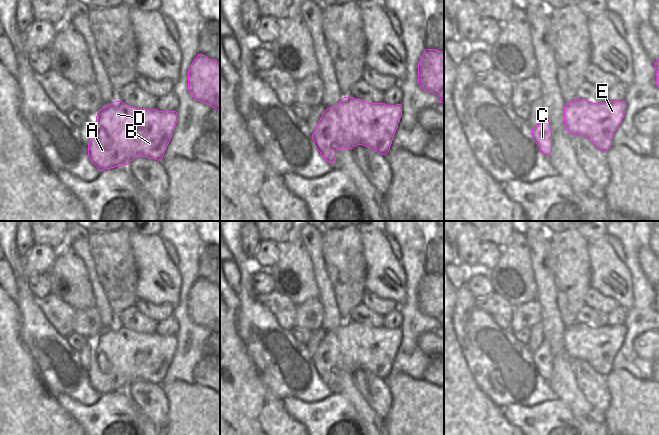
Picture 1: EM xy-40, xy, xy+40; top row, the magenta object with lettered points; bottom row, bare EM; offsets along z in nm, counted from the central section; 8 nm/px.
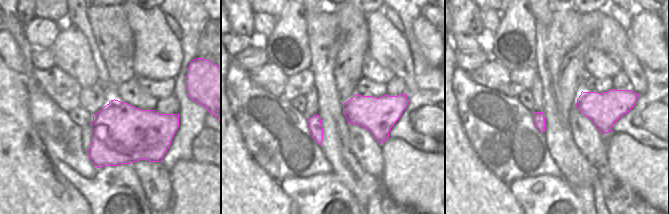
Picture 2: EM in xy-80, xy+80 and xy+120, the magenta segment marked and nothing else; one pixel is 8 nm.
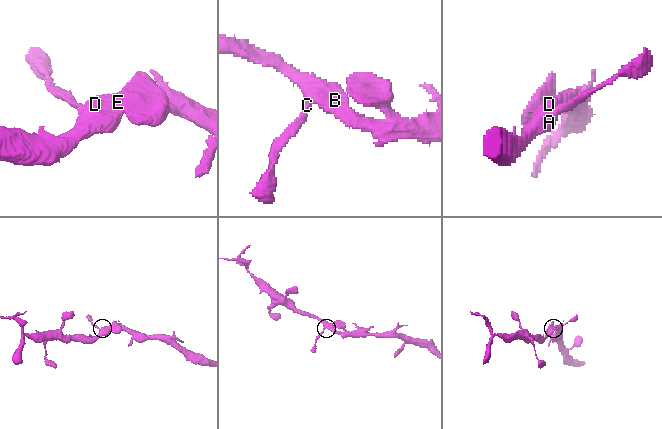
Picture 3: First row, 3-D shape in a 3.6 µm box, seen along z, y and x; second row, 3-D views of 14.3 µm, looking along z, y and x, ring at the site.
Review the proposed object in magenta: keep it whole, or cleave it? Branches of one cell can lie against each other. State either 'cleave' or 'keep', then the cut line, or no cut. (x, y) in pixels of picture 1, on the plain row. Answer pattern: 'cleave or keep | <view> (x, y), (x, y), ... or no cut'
keep | no cut

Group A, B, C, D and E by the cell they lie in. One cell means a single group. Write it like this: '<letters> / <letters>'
A B C D E

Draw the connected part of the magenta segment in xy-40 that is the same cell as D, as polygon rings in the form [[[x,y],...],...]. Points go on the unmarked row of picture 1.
[[[115,325],[97,337],[88,380],[100,395],[128,389],[135,381],[159,385],[177,344],[176,335],[137,333]]]

